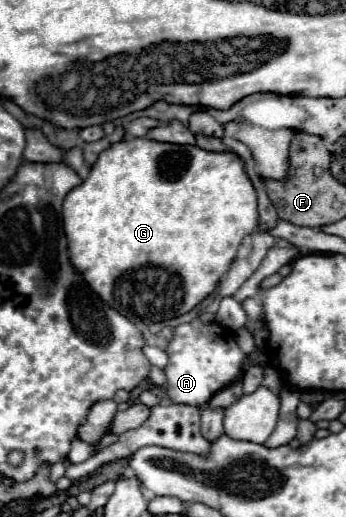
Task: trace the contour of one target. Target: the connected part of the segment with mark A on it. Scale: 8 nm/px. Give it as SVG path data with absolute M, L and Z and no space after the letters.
M191 320L173 328L173 338L165 348L169 362L163 368L165 386L159 388L171 398L175 404L189 404L203 408L209 404L215 392L223 390L227 384L233 384L243 376L245 354L235 342L235 332L217 324L217 322L201 322Z

